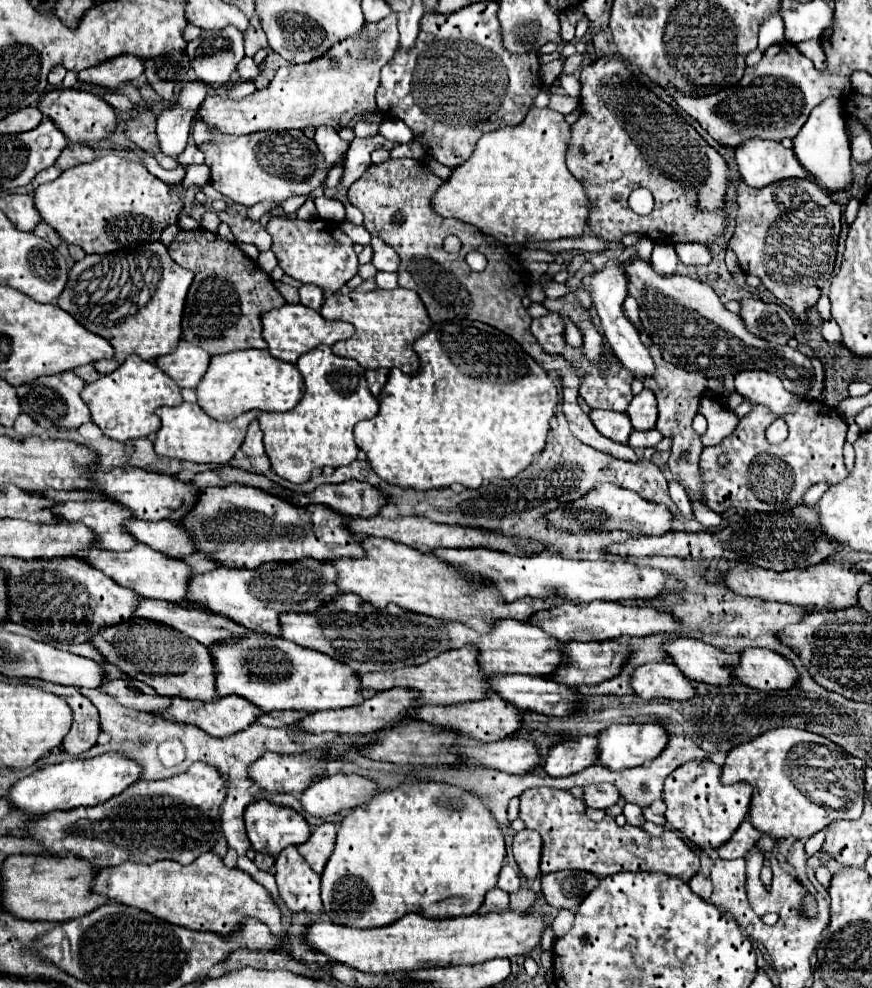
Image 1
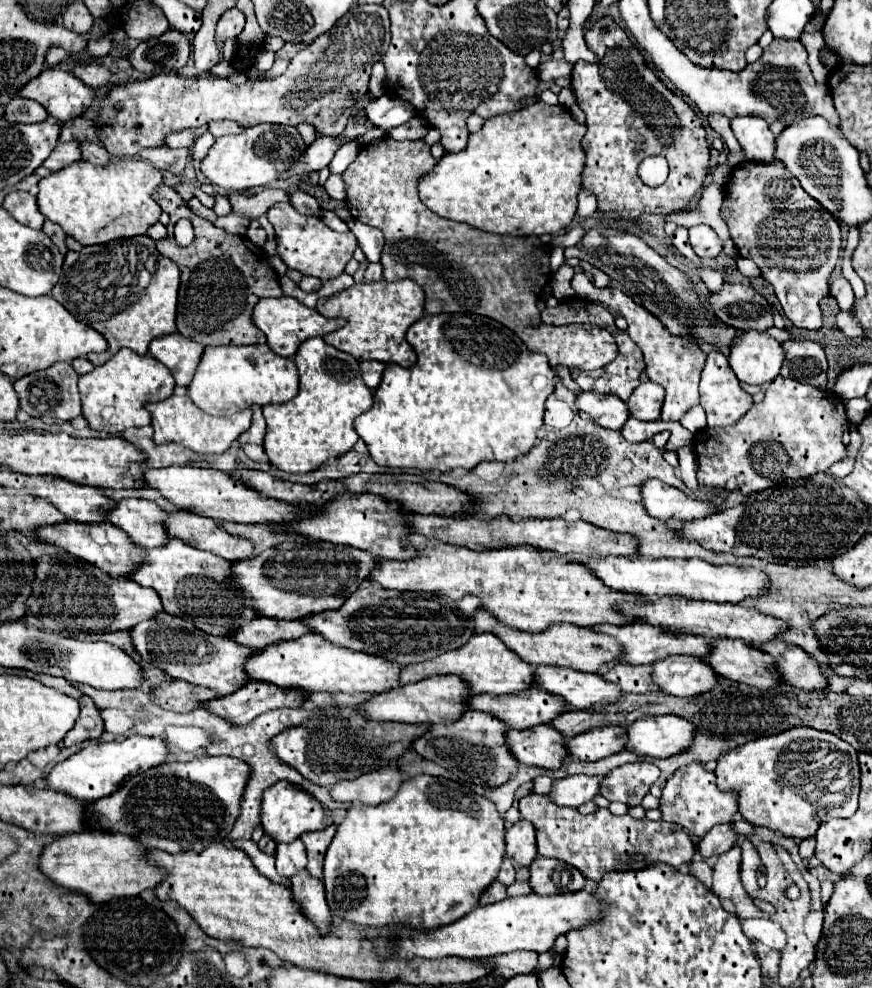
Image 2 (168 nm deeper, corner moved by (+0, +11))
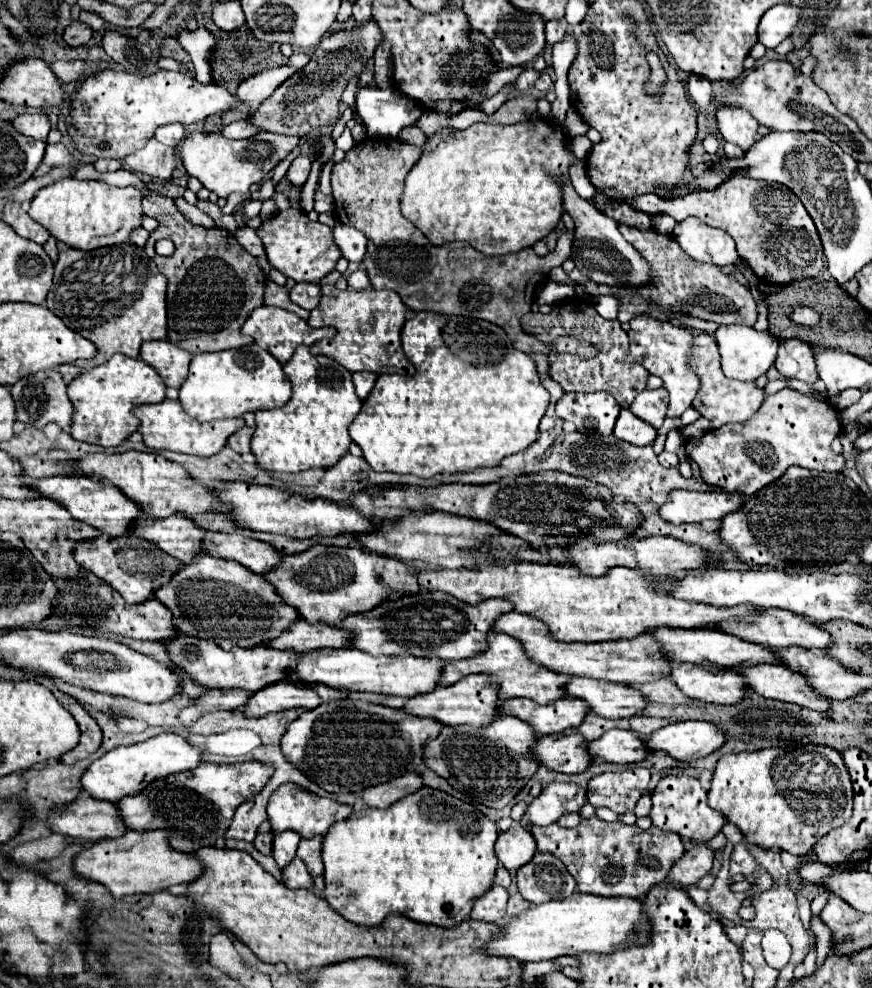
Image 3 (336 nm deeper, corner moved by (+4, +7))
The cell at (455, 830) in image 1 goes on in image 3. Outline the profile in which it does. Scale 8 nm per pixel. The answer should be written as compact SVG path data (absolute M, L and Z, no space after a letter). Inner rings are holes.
M423 786L385 810L365 808L329 828L323 836L323 896L335 912L355 924L379 926L389 914L397 912L415 922L453 928L469 916L475 900L493 886L497 870L497 856L493 850L495 840L495 822L487 820L481 812L455 796Z

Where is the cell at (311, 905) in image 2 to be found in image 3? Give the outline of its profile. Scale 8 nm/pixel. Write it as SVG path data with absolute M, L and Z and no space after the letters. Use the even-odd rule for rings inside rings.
M297 856L293 858L293 864L289 864L289 868L283 868L281 872L283 872L285 886L289 886L289 888L307 888L307 890L313 888L309 872L307 872L303 860L299 860Z

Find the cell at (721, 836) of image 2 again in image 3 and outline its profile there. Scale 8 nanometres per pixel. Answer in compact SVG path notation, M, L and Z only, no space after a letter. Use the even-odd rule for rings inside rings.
M697 844L693 850L685 852L683 858L669 870L669 876L665 882L675 884L683 890L697 884L705 874L709 874L713 866L713 850L707 848L707 844Z

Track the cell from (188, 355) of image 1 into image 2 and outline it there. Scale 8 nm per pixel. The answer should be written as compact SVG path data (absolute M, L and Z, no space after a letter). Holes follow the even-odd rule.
M179 332L155 338L149 346L149 354L171 370L179 386L187 386L193 380L203 350L203 344L197 344L195 340L185 340L185 336L181 336Z

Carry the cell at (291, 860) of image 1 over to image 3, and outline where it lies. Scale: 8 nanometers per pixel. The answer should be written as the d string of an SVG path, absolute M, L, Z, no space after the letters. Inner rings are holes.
M285 830L285 832L273 836L273 858L279 868L285 868L295 858L299 840L301 840L301 836L293 830Z

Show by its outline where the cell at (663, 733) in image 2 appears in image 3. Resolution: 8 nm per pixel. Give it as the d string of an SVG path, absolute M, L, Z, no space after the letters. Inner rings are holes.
M675 722L651 734L647 746L665 752L675 760L697 760L725 744L727 736L709 722Z

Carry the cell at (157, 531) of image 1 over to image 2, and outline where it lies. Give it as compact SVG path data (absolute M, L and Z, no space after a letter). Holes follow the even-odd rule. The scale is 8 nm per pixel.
M187 510L171 512L165 520L165 530L171 538L179 538L199 550L209 550L229 562L247 560L253 556L253 544L249 540L231 536L219 528L215 520L197 516Z

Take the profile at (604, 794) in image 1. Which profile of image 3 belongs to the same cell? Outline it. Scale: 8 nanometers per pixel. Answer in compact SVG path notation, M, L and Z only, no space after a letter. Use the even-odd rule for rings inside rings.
M553 782L527 806L525 814L521 816L521 826L549 826L563 814L579 812L585 802L585 788L573 782Z

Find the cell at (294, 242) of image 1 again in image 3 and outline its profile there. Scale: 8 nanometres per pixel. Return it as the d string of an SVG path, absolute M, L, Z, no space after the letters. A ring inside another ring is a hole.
M299 208L277 212L271 220L257 228L257 236L265 246L269 264L295 282L319 282L323 276L333 272L337 260L341 258L341 252L333 242L333 230L319 222L311 222Z

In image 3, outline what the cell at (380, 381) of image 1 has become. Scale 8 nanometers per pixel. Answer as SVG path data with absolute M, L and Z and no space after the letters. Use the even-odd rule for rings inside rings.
M357 372L353 374L353 384L355 384L355 392L361 400L365 400L373 388L377 380L377 374L371 374L371 372Z

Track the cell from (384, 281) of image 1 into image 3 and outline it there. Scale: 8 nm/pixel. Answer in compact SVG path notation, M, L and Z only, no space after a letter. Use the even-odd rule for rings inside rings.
M365 270L353 272L353 274L347 278L347 284L349 284L349 288L355 288L355 290L363 290L363 288L369 288L369 286L371 286Z

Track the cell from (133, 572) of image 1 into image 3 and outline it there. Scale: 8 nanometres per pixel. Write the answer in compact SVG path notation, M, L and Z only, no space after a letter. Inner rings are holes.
M197 556L197 562L183 566L171 582L155 592L155 598L173 612L173 624L181 634L215 640L221 648L253 648L275 640L295 622L295 608L289 608L273 584L237 562Z

